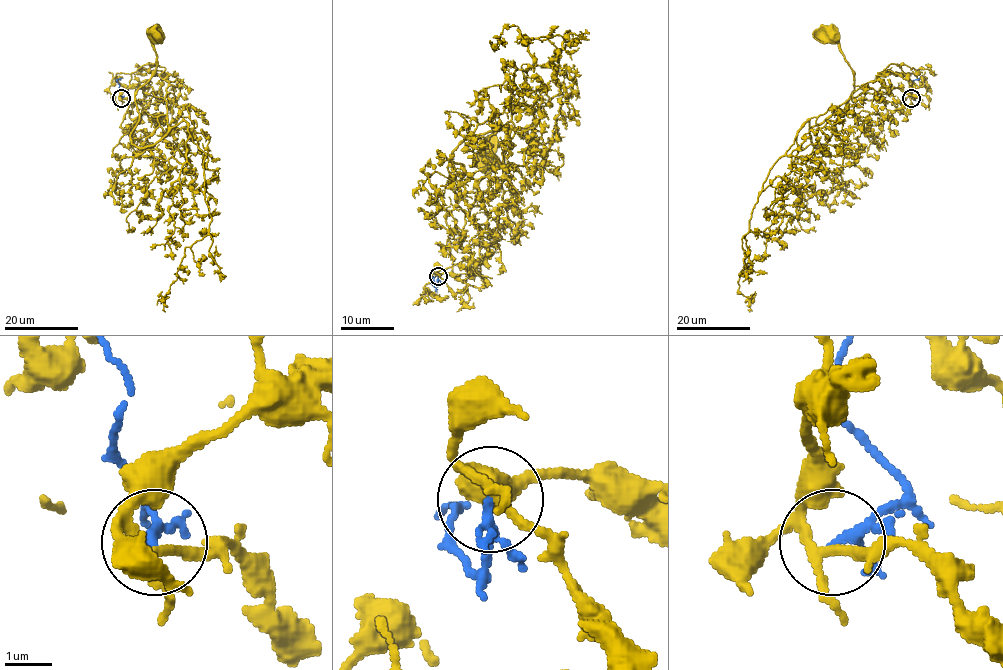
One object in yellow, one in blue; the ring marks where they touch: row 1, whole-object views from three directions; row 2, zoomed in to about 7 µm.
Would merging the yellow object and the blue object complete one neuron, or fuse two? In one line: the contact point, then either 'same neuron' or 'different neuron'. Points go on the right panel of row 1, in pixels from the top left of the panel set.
at (911, 98); different neuron

